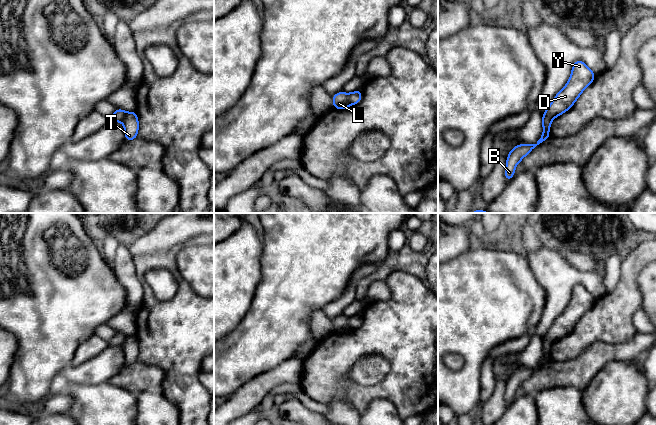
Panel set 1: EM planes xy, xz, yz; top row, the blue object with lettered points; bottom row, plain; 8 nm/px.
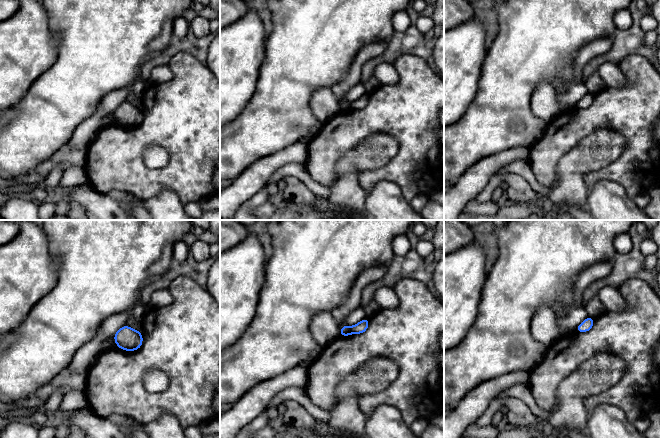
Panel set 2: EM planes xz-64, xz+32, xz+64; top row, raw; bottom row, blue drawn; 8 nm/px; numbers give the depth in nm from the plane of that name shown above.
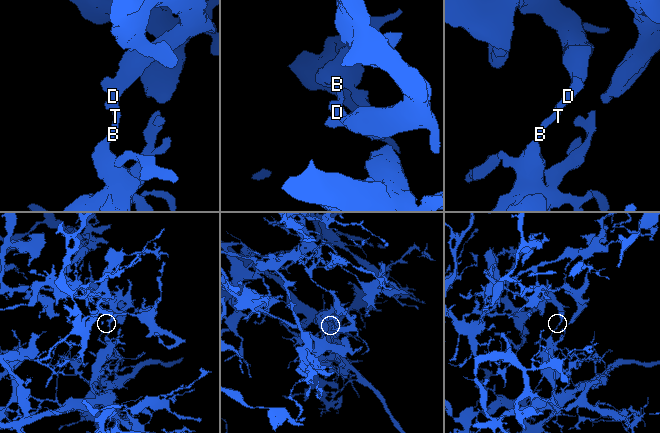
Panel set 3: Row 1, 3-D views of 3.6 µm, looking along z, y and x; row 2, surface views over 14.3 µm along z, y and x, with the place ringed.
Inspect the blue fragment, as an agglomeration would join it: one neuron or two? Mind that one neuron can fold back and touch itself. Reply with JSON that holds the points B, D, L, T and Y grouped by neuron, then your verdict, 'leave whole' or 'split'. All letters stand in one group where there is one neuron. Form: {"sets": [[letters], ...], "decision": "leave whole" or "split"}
{"sets": [["B", "T"], ["D", "L", "Y"]], "decision": "split"}

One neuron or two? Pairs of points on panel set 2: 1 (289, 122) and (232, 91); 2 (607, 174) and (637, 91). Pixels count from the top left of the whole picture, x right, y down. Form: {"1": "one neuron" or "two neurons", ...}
{"1": "two neurons", "2": "one neuron"}

